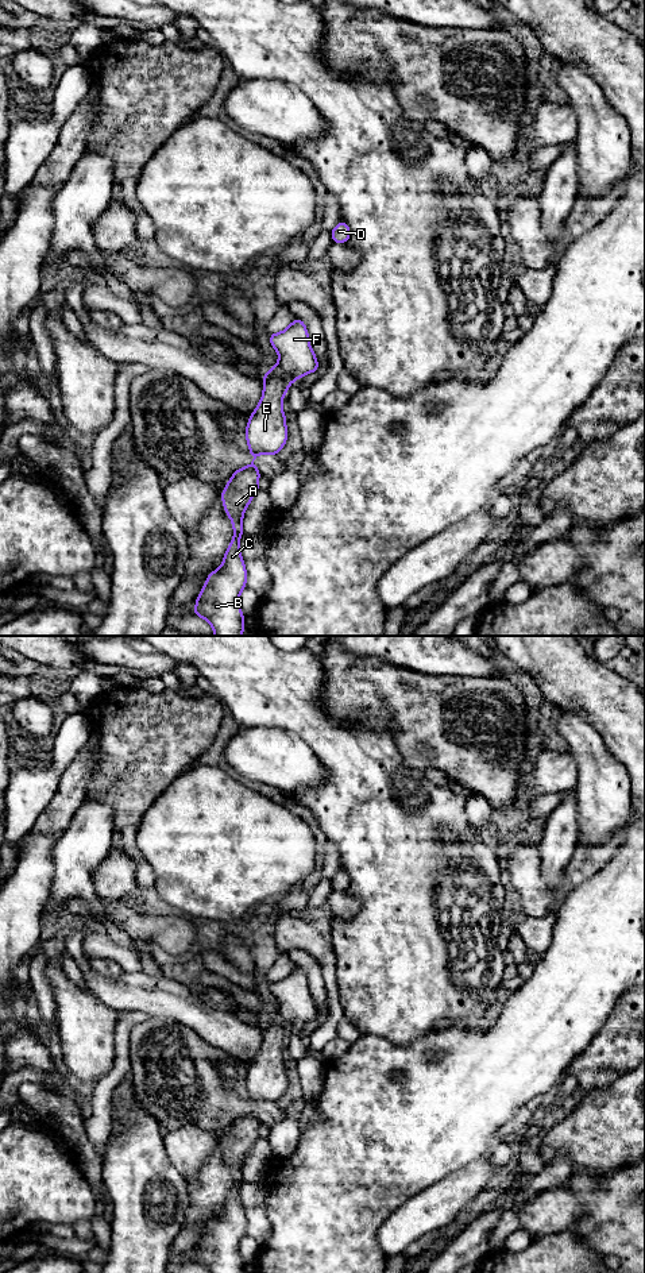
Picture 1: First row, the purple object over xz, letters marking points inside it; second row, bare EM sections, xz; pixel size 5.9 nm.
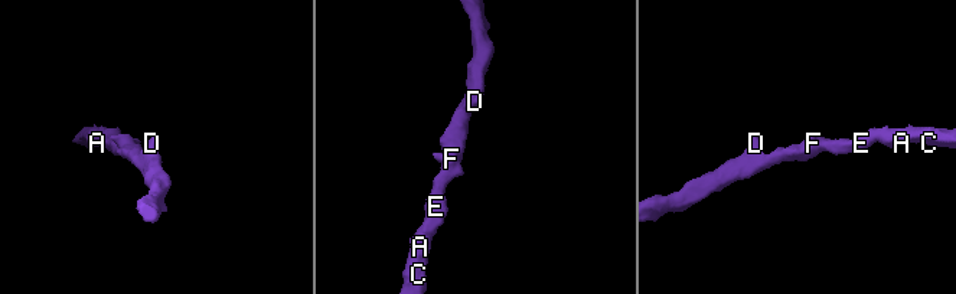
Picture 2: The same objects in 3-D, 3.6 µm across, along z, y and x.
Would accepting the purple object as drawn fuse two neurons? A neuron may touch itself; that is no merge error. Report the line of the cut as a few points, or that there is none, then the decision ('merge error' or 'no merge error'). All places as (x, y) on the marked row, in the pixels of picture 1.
cut none; no merge error

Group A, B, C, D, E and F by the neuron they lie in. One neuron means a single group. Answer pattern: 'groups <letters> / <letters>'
groups A B C D E F

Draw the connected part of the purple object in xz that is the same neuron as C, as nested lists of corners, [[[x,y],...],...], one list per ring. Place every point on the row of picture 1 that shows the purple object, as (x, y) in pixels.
[[[294,319],[293,323],[282,332],[270,333],[270,344],[278,352],[279,359],[277,364],[267,370],[263,377],[263,394],[256,409],[248,417],[246,428],[246,440],[248,443],[252,462],[240,470],[236,470],[228,481],[225,489],[221,491],[223,506],[227,516],[232,521],[233,539],[223,558],[223,564],[206,576],[206,582],[196,599],[193,613],[206,620],[215,636],[243,636],[244,616],[239,605],[240,593],[247,587],[247,571],[242,558],[239,541],[244,535],[242,522],[243,516],[250,505],[252,497],[258,493],[260,472],[254,464],[254,460],[260,454],[278,455],[286,444],[289,432],[286,429],[286,416],[282,410],[282,400],[289,386],[298,378],[318,370],[318,362],[314,351],[310,347],[306,325],[302,320]]]

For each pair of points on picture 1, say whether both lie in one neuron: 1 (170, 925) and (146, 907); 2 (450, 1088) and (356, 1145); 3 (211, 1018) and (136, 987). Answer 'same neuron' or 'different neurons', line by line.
1: different neurons
2: same neuron
3: same neuron

